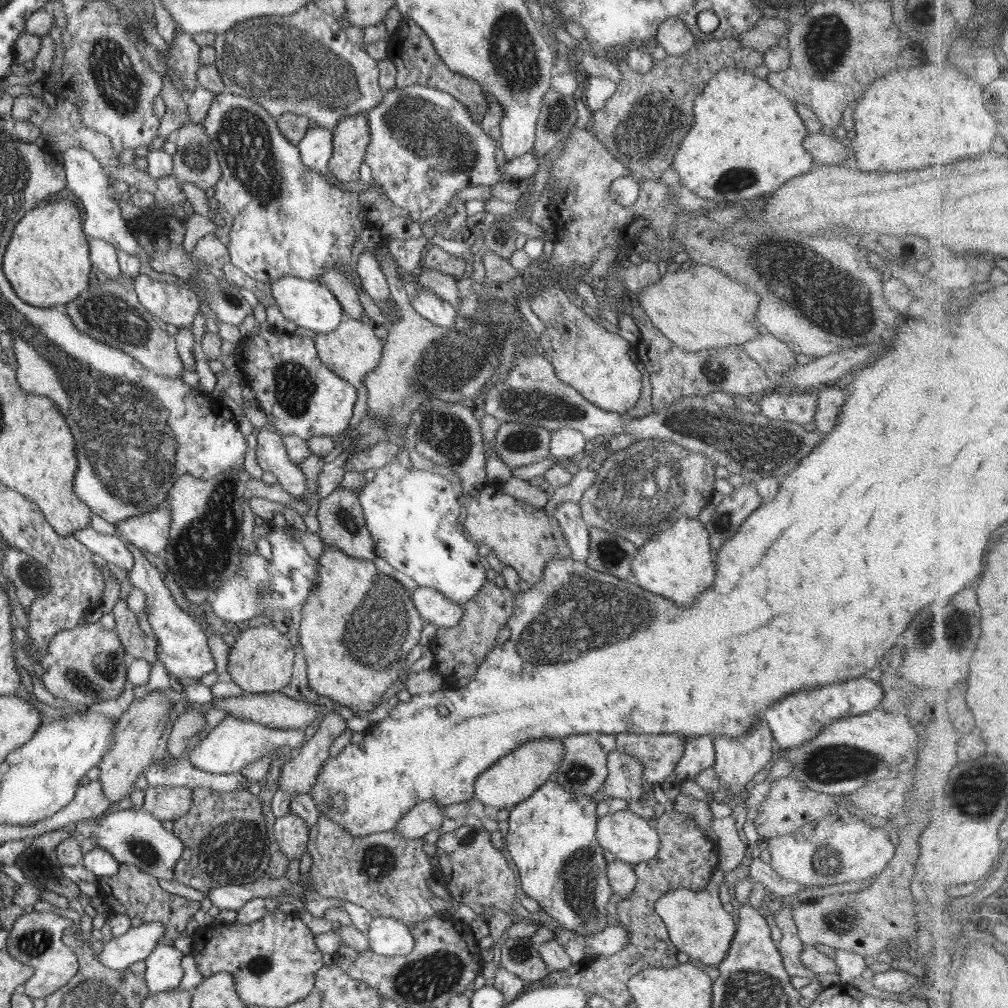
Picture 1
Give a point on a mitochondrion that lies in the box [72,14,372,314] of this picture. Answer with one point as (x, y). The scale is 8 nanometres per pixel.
(275, 63)

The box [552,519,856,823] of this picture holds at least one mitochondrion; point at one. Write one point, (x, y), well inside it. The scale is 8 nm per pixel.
(610, 555)

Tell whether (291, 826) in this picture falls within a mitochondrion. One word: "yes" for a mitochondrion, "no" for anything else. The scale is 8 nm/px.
no

